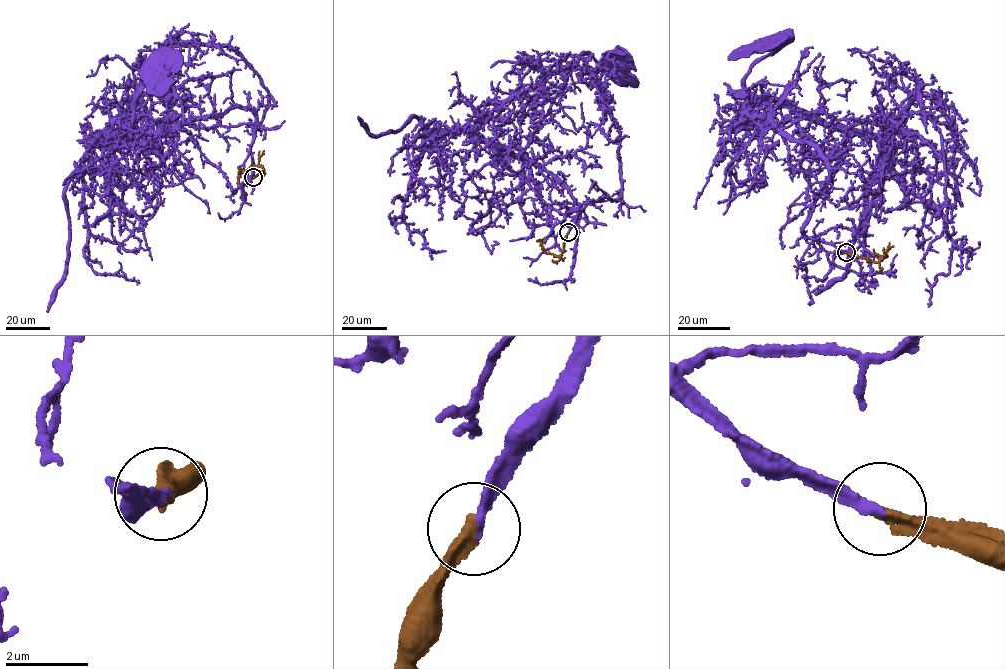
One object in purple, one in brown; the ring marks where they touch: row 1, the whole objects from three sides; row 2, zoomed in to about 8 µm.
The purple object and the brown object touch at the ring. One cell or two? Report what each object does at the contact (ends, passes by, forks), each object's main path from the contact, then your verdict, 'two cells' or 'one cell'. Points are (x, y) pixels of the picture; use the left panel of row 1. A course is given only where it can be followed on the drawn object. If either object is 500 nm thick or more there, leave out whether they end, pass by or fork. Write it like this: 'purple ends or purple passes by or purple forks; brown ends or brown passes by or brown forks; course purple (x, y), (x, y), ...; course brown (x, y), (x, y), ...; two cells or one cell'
purple ends; brown ends; course purple (253, 177), (247, 179), (256, 122), (249, 110), (237, 106), (172, 131), (133, 126), (133, 110), (149, 72); course brown (253, 177), (263, 168), (252, 165), (239, 174), (237, 183); one cell

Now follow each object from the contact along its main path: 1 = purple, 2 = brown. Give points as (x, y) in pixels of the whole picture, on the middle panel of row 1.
1: (568, 232), (590, 202), (621, 195), (617, 124), (578, 63), (586, 52), (605, 68), (610, 62)
2: (568, 232), (560, 257), (548, 254), (542, 241), (537, 240)

